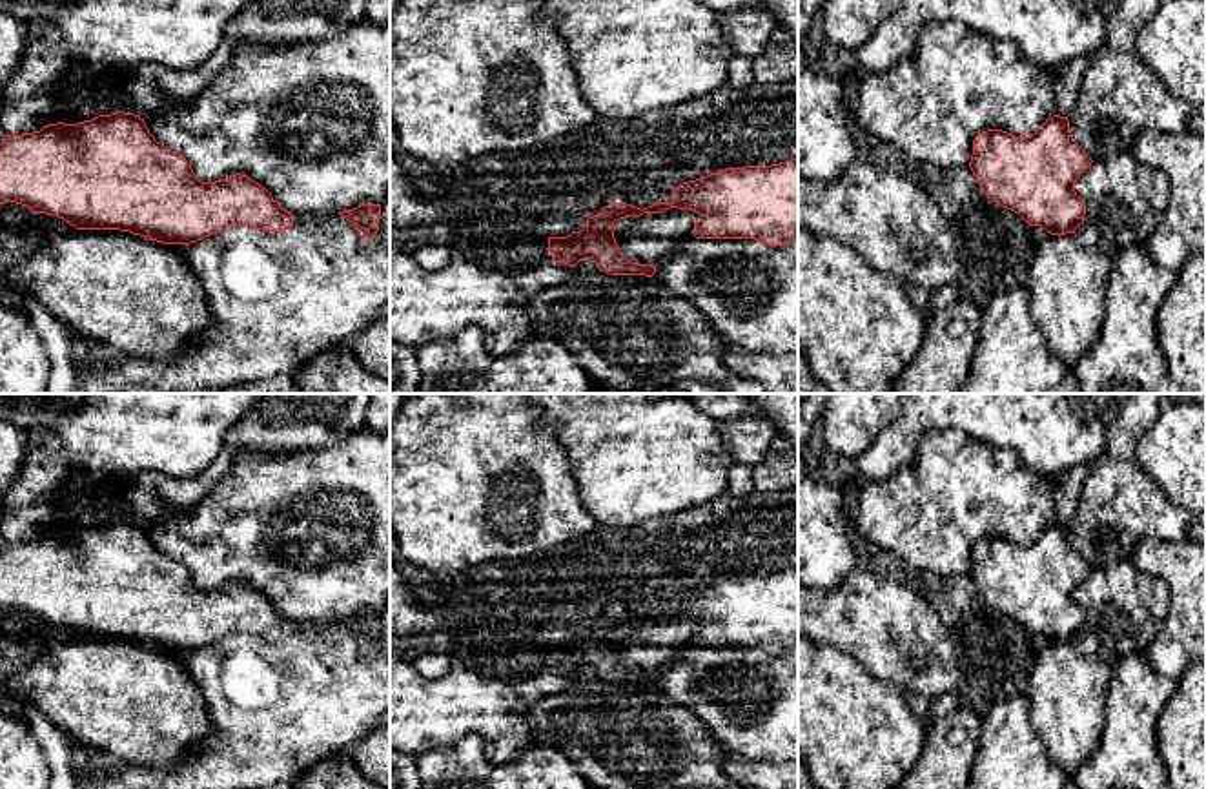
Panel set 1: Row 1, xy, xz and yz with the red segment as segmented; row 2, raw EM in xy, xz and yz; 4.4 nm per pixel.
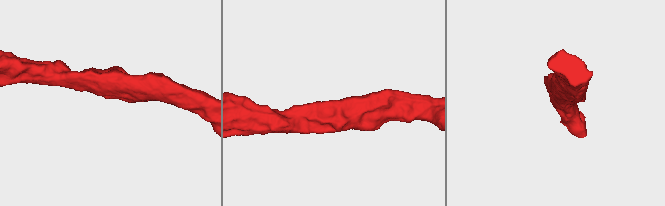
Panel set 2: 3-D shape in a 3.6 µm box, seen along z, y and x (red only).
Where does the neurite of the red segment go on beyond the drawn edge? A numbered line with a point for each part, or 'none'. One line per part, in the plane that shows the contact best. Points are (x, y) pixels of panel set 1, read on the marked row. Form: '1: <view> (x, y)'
none

